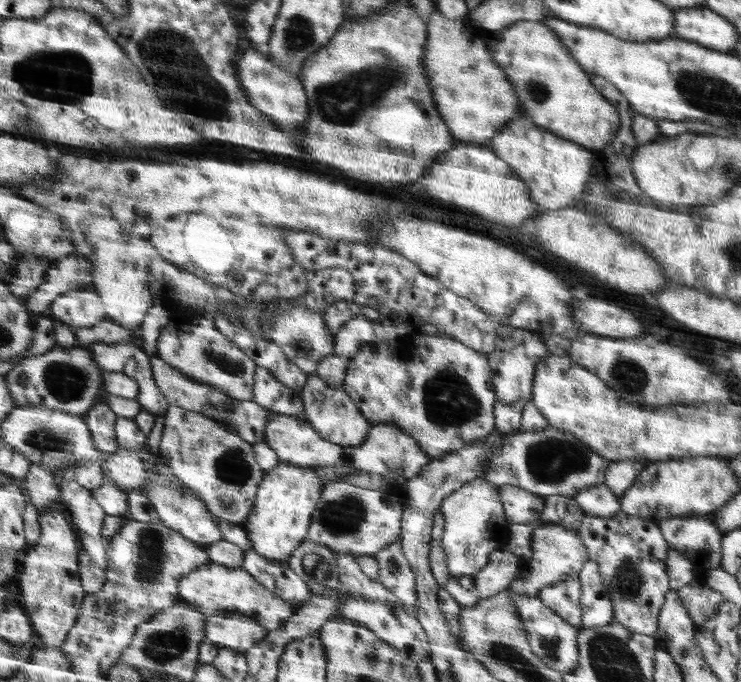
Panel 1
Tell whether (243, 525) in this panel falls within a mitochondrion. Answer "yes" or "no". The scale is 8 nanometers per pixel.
no

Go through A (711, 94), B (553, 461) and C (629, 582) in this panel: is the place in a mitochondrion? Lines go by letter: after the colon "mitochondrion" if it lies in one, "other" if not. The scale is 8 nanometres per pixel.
A: mitochondrion
B: mitochondrion
C: mitochondrion

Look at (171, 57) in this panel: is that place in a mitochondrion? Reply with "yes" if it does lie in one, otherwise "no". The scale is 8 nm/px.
yes

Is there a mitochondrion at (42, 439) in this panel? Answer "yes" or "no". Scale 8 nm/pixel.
yes

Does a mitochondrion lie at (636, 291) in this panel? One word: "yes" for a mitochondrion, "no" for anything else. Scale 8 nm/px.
no

